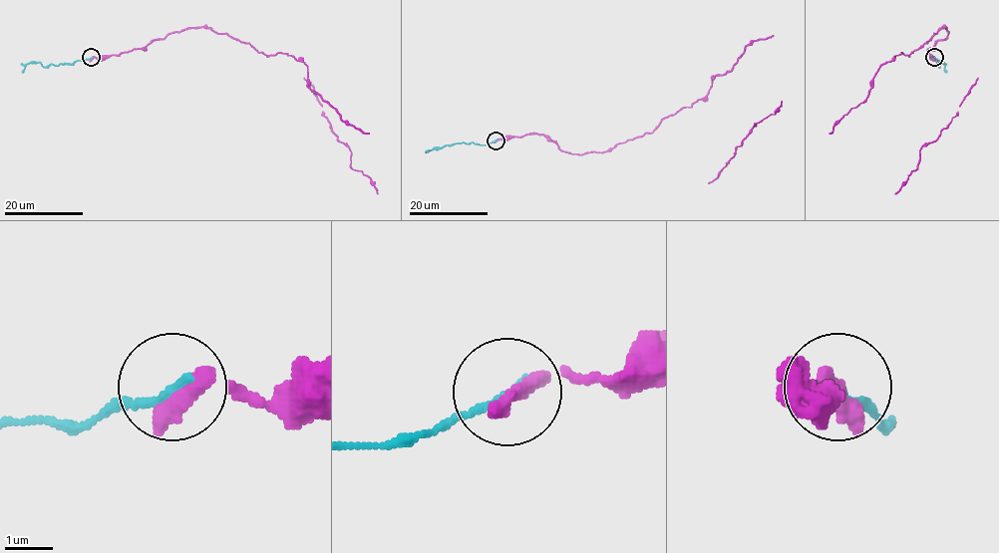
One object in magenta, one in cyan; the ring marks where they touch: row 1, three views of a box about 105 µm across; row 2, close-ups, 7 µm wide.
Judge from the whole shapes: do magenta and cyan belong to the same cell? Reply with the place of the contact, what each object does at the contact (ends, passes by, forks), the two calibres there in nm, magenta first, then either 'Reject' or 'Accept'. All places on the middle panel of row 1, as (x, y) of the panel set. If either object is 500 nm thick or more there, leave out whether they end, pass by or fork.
Place: (496, 140). At the ring magenta ends. At the ring cyan ends. Thickness 480 nm (magenta) against 190 nm. Accept

